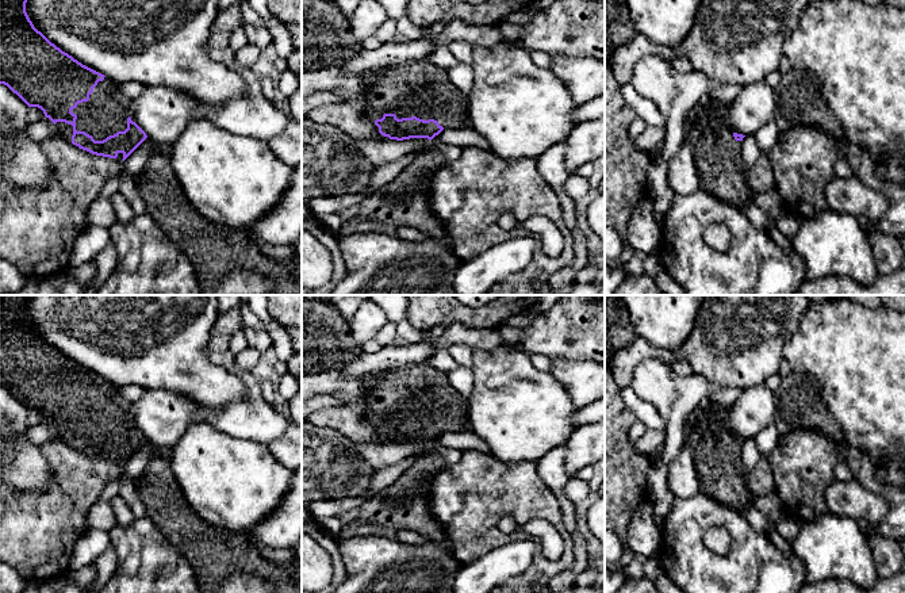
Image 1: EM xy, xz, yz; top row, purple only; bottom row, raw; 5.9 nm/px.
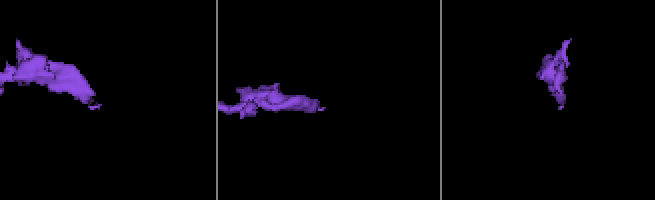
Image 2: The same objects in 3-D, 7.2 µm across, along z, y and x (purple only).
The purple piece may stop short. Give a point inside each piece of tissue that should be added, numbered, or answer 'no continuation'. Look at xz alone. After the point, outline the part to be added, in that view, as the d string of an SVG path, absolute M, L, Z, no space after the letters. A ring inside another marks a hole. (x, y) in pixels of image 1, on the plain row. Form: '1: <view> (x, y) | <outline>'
1: xz (417, 391) | M425 361L383 371L357 406L373 426L384 417L395 417L398 422L434 422L445 433L464 432L469 426L468 399L450 385L445 372Z

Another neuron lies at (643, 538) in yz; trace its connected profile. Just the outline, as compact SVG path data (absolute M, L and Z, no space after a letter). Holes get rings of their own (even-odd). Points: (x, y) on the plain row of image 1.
M645 498L632 513L626 528L625 544L634 555L643 555L649 559L657 555L660 542L662 536L652 516L652 502Z

